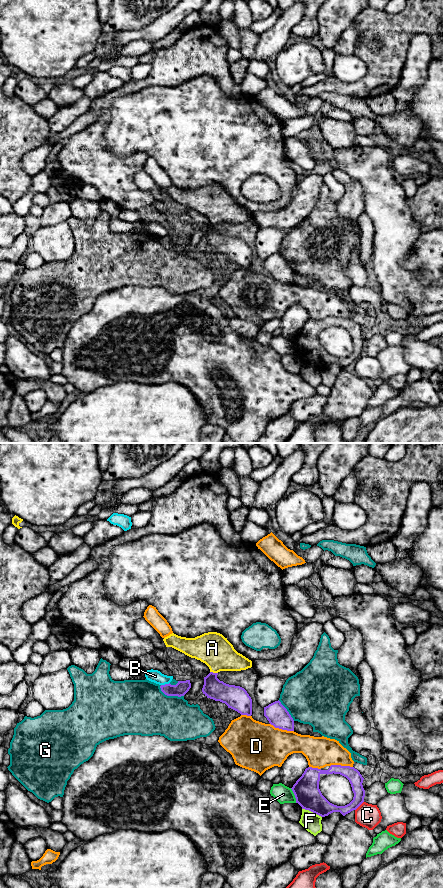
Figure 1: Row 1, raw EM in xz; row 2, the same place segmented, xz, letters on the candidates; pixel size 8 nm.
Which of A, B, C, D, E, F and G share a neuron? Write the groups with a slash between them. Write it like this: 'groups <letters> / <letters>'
groups A / B / C / D / E / F / G

